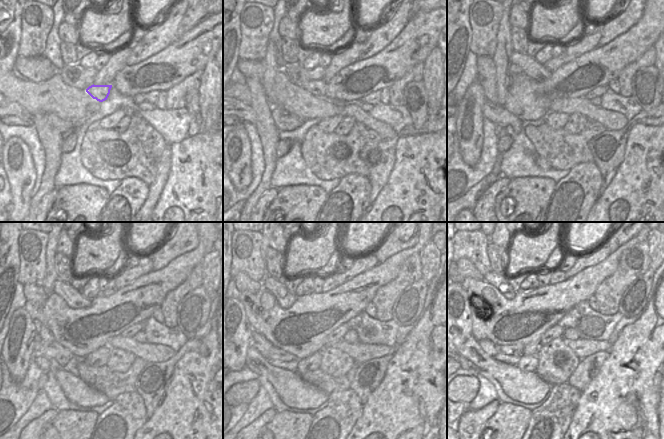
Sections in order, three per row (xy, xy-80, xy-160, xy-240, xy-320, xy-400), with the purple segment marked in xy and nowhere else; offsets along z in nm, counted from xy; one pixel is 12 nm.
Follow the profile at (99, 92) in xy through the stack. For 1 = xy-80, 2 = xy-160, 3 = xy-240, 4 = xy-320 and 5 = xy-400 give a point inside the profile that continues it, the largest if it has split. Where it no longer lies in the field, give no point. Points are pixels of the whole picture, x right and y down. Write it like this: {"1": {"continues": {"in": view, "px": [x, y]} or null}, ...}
{"1": {"continues": {"in": "xy-80", "px": [318, 88]}}, "2": {"continues": {"in": "xy-160", "px": [534, 71]}}, "3": {"continues": {"in": "xy-240", "px": [73, 297]}}, "4": {"continues": {"in": "xy-320", "px": [277, 287]}}, "5": {"continues": {"in": "xy-400", "px": [501, 283]}}}

